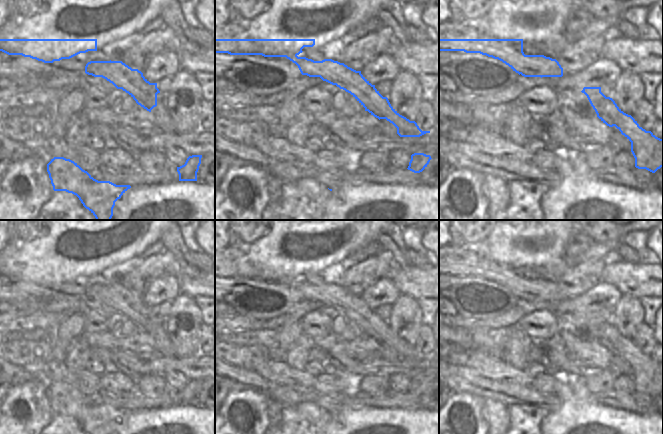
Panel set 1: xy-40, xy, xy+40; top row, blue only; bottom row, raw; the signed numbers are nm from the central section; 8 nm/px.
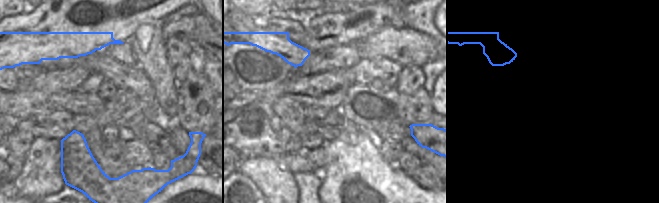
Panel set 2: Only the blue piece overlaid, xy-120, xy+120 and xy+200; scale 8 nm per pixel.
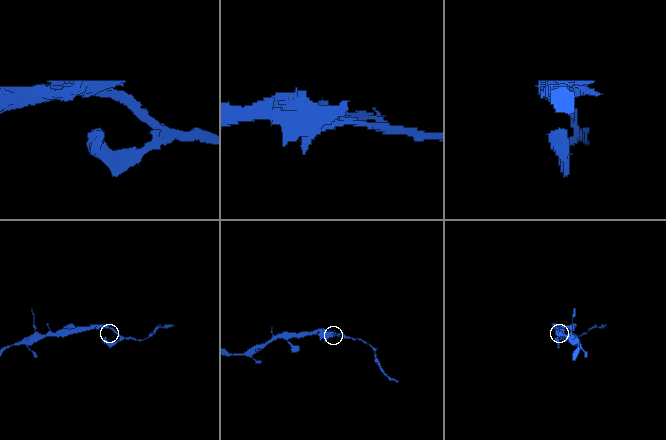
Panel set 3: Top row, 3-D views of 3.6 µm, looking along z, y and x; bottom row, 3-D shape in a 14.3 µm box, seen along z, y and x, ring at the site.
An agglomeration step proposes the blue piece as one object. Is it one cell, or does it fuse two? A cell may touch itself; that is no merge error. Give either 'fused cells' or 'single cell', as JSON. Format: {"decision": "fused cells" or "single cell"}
{"decision": "fused cells"}

